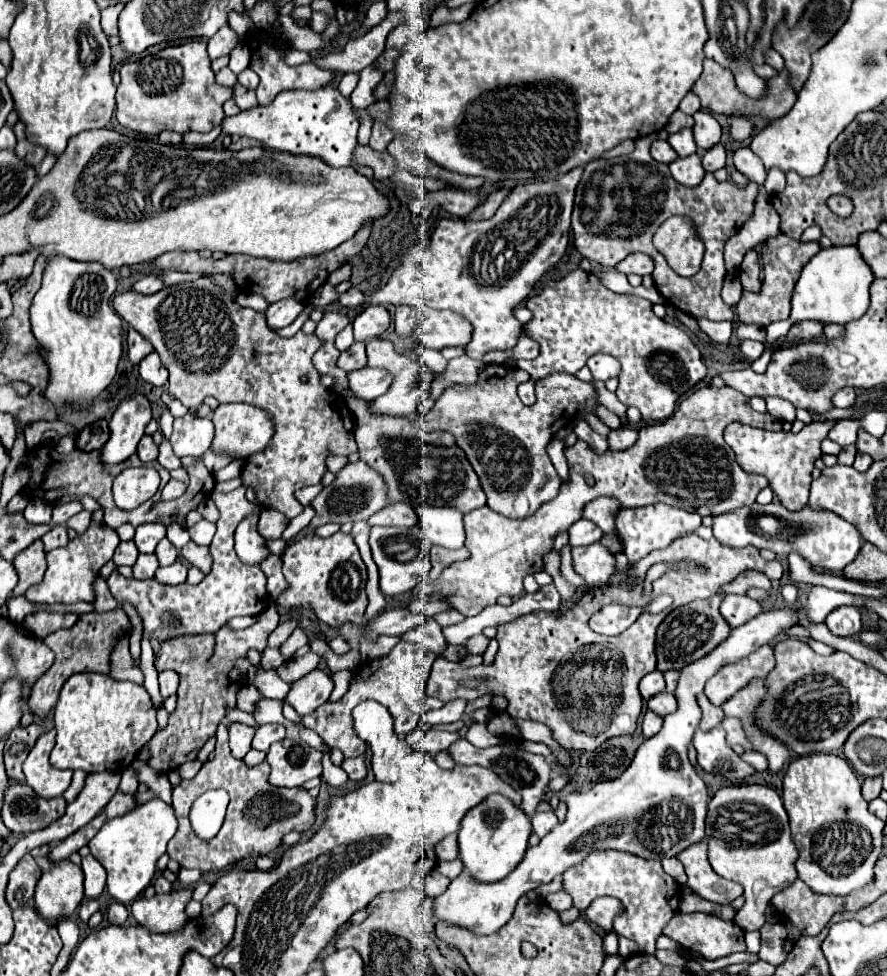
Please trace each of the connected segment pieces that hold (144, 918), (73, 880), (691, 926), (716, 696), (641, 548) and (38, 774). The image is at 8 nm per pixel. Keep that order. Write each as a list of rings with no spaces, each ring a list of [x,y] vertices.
[[[179,889],[151,899],[139,897],[133,901],[133,917],[151,933],[175,933],[189,921],[185,907],[192,899],[192,891]]]
[[[69,859],[53,863],[35,887],[35,909],[45,921],[69,917],[83,901],[83,871]]]
[[[677,913],[669,925],[663,929],[663,933],[667,937],[671,937],[673,941],[677,941],[683,949],[687,951],[695,951],[699,955],[703,955],[705,959],[719,959],[737,951],[745,951],[745,939],[743,939],[743,929],[737,927],[733,921],[723,921],[715,915],[705,915],[705,913],[691,913],[691,915],[683,915]]]
[[[763,645],[749,657],[723,665],[705,685],[705,695],[713,705],[723,705],[733,693],[745,687],[755,677],[767,677],[775,667],[775,653],[771,645]]]
[[[653,503],[647,507],[633,507],[633,509],[623,507],[623,509],[619,509],[619,513],[615,517],[615,531],[623,543],[623,553],[629,557],[631,563],[643,559],[645,555],[649,555],[655,549],[669,547],[679,535],[691,533],[691,531],[699,529],[701,525],[703,525],[701,515],[683,511],[683,509],[675,509],[675,507],[667,507],[665,503]]]
[[[51,729],[37,739],[35,747],[31,749],[29,757],[23,763],[23,773],[27,777],[27,785],[45,799],[63,795],[73,777],[73,771],[59,771],[59,769],[51,767],[49,753],[51,753],[53,745],[55,745],[55,731]]]

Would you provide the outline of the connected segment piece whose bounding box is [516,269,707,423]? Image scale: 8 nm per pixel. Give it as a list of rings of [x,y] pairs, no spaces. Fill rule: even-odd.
[[[571,271],[561,281],[547,285],[539,295],[529,297],[525,307],[533,313],[531,321],[525,325],[525,331],[531,333],[531,339],[539,343],[540,356],[535,364],[516,364],[518,368],[527,371],[533,379],[541,379],[551,373],[575,375],[593,353],[609,353],[621,363],[621,389],[617,389],[619,401],[637,407],[645,423],[665,421],[673,413],[677,399],[707,373],[699,349],[683,327],[659,319],[651,311],[651,301],[637,295],[615,293],[607,289],[601,281],[591,281],[591,271]]]

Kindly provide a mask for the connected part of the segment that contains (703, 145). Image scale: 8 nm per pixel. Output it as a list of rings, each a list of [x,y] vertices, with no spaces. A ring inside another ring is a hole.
[[[697,111],[693,115],[695,125],[693,125],[693,133],[695,133],[695,143],[701,151],[705,151],[707,147],[713,147],[715,143],[719,143],[721,139],[721,125],[717,123],[717,119],[707,113],[707,111]]]

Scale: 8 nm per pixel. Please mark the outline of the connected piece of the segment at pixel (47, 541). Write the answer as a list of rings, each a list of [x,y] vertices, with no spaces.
[[[51,525],[49,533],[45,533],[41,537],[43,545],[45,545],[45,551],[51,551],[51,549],[57,549],[57,547],[63,547],[67,545],[69,537],[67,537],[67,527],[65,525]]]

